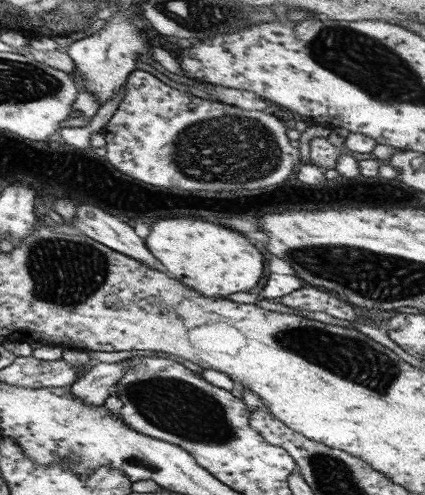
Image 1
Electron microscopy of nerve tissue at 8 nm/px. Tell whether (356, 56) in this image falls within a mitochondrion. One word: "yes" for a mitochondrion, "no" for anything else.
yes

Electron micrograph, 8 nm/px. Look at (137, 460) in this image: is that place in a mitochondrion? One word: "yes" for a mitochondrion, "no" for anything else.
yes

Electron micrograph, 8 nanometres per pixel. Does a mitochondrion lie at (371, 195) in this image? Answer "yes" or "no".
no

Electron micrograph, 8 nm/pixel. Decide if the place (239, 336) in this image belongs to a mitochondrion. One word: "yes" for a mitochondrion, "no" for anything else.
no

